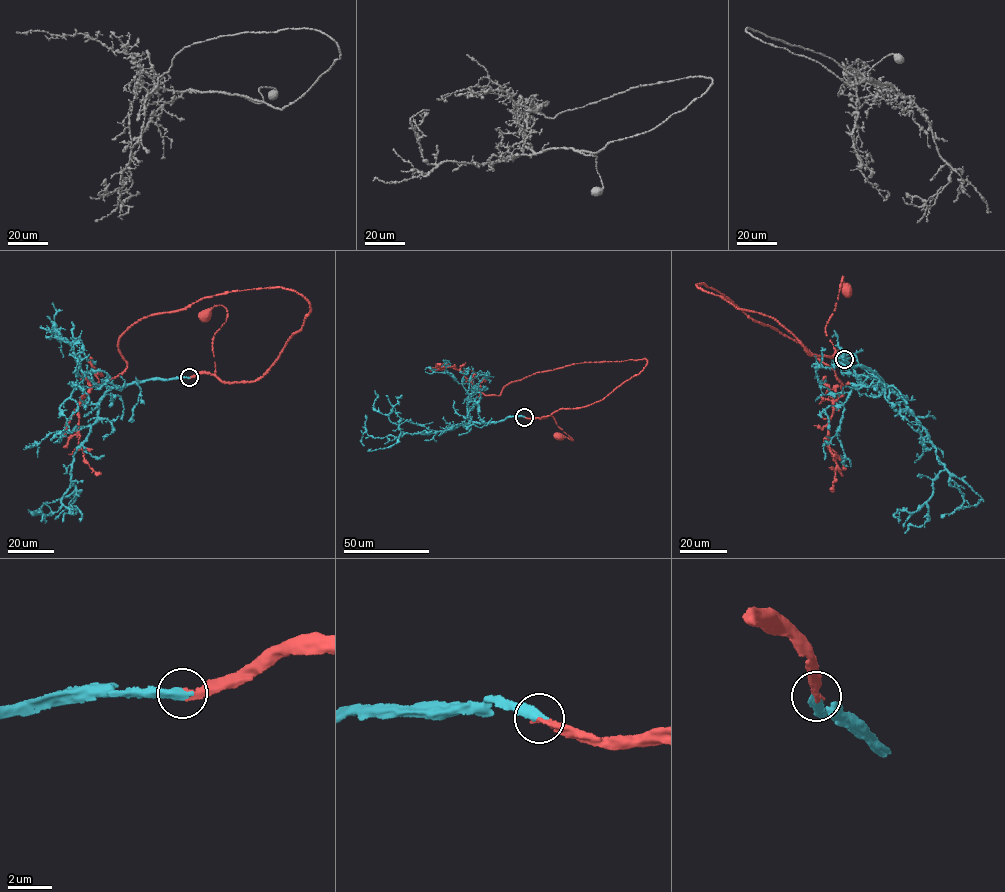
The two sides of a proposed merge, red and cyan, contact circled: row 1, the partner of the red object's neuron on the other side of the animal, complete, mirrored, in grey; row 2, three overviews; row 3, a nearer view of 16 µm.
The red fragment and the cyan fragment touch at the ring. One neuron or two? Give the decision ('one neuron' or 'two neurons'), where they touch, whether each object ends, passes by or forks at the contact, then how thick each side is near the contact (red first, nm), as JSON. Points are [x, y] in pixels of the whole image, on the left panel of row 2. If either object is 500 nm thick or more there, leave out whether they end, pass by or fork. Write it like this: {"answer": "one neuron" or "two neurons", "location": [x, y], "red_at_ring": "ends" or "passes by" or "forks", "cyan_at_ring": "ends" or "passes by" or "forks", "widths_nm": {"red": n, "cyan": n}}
{"answer": "one neuron", "location": [189, 377], "red_at_ring": "ends", "cyan_at_ring": "ends", "widths_nm": {"red": 280, "cyan": 480}}

